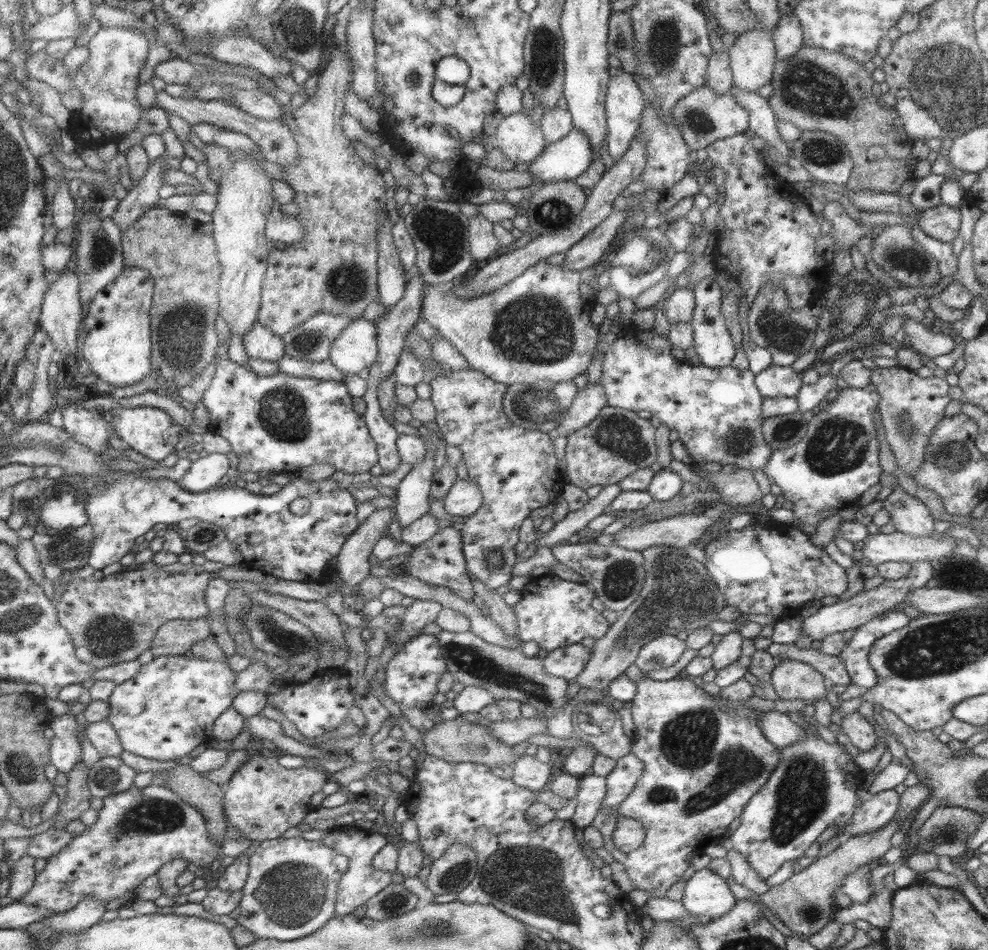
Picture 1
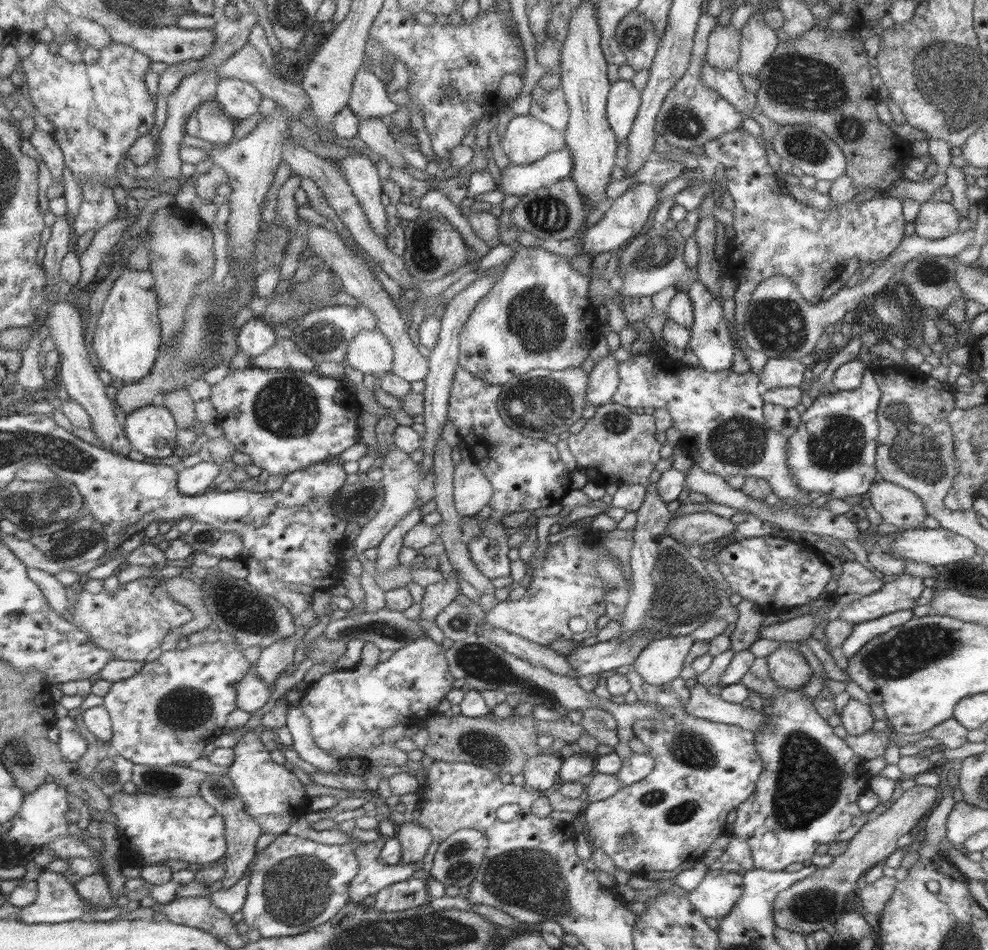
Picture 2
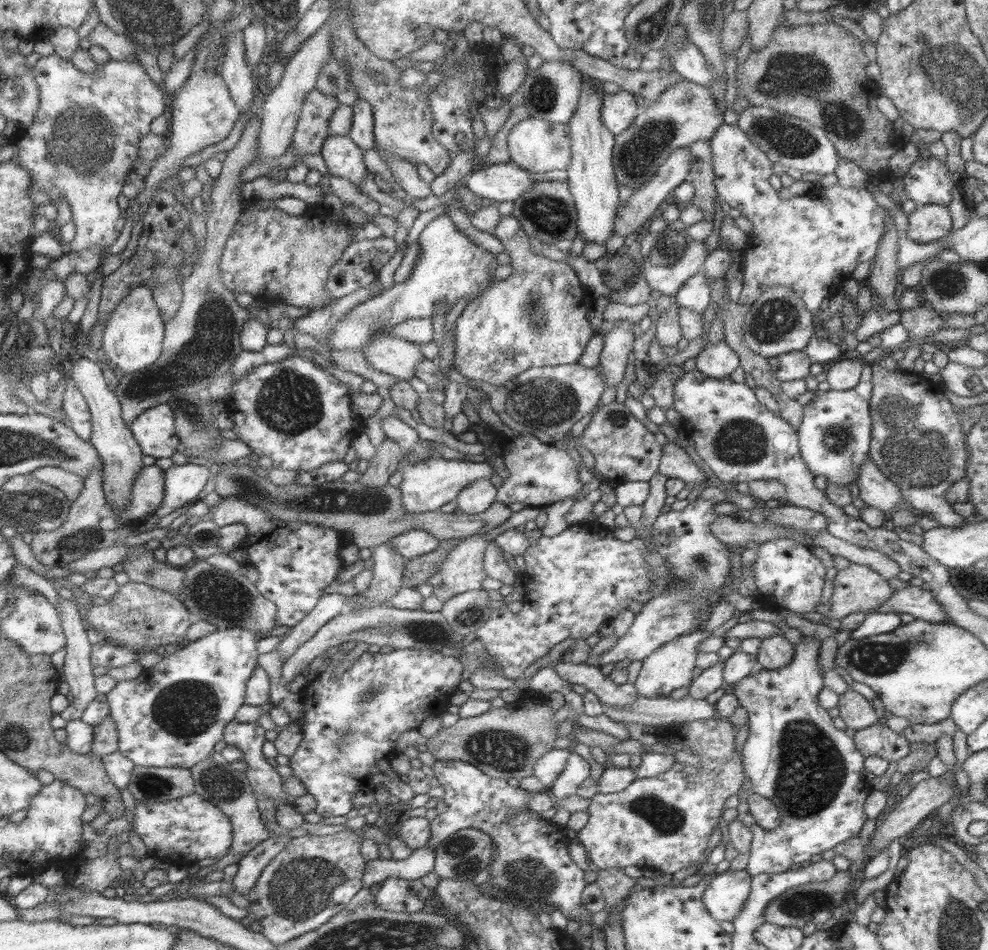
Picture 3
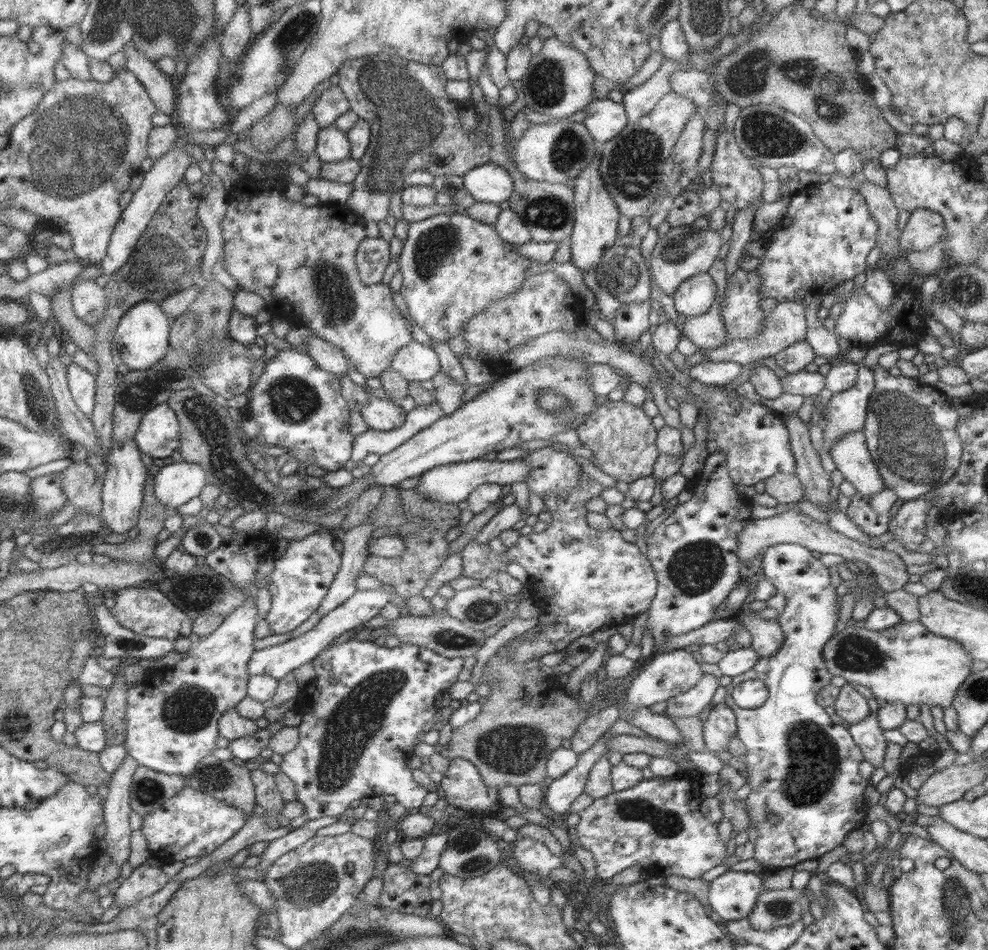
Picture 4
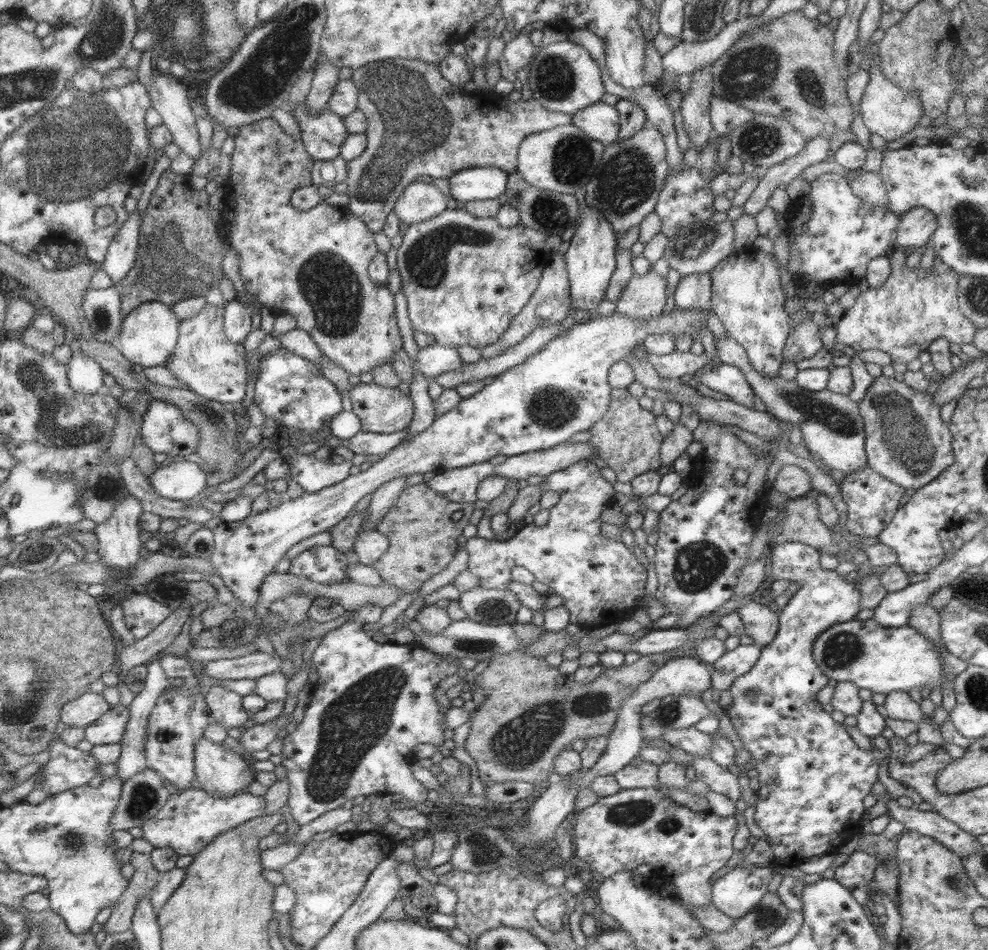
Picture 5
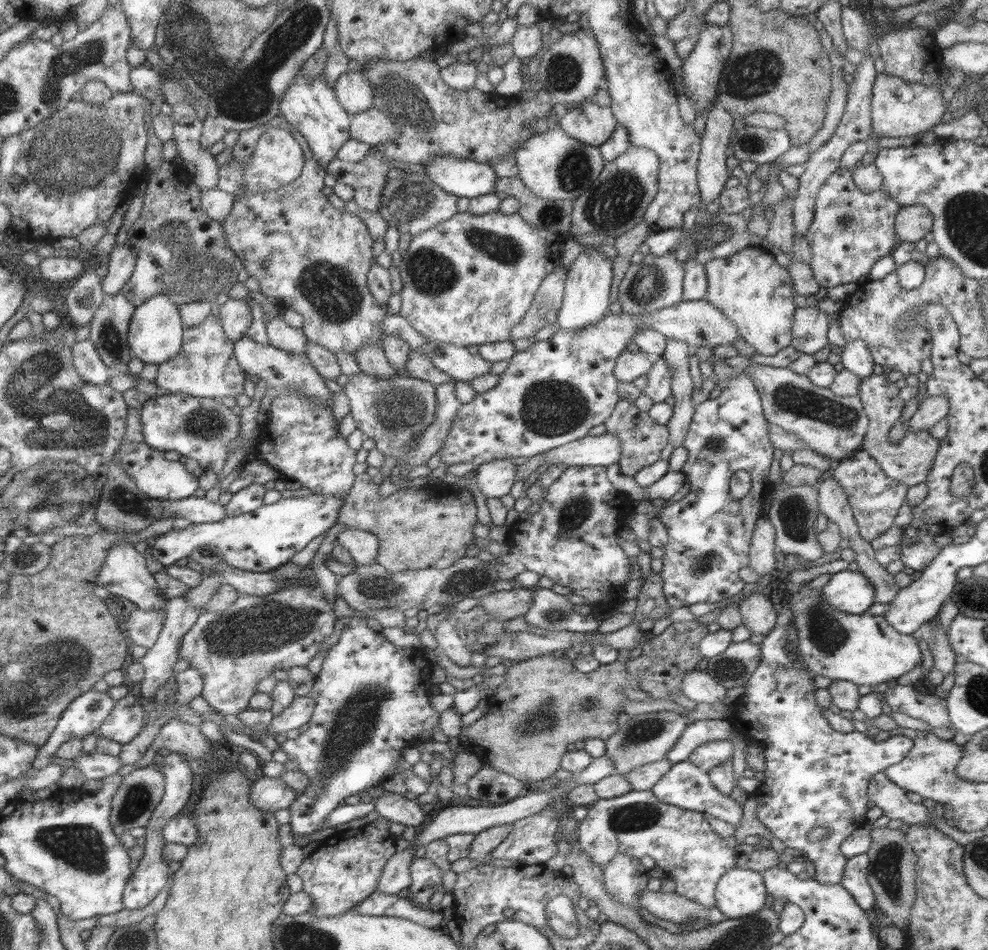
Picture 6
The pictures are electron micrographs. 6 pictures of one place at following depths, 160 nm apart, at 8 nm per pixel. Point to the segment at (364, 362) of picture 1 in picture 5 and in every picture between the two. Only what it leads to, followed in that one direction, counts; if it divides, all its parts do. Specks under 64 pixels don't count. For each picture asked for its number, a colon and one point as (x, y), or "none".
2: (369, 352)
3: (394, 356)
4: (414, 362)
5: (435, 359)

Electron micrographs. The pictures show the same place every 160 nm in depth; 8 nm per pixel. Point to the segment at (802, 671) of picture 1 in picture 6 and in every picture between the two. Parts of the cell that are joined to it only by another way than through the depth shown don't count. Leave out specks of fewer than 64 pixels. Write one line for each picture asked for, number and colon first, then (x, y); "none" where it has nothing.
2: (786, 666)
3: (773, 652)
4: (766, 636)
5: (760, 623)
6: (758, 614)

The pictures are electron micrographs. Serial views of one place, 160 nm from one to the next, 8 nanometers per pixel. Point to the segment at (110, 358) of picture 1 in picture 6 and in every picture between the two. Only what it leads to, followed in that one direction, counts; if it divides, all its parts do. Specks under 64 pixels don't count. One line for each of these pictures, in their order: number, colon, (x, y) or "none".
2: (126, 339)
3: (132, 339)
4: (140, 340)
5: (148, 336)
6: (154, 334)

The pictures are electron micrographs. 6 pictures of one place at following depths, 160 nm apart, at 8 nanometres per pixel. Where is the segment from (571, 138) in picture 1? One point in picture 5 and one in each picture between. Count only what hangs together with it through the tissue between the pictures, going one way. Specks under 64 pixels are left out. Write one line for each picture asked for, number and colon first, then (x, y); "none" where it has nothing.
2: (515, 179)
3: (495, 183)
4: (489, 182)
5: (476, 183)

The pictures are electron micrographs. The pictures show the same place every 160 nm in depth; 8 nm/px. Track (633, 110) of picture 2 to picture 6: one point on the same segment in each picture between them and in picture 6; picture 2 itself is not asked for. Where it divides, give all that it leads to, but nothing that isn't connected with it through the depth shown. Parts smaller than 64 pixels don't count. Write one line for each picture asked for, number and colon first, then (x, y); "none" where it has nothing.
3: (617, 111)
4: (604, 119)
5: (600, 122)
6: (587, 122)

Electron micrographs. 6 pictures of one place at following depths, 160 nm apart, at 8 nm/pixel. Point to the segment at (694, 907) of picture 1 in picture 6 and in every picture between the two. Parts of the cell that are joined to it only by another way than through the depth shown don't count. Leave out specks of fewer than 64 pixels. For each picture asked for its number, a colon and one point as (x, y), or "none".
2: (714, 896)
3: (725, 894)
4: (731, 896)
5: (740, 890)
6: (740, 892)

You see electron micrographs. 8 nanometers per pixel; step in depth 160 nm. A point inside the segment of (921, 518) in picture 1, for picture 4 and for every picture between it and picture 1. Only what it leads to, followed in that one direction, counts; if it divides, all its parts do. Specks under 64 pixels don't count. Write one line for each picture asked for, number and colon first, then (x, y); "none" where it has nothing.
2: (899, 508)
3: (875, 490)
4: (849, 453)

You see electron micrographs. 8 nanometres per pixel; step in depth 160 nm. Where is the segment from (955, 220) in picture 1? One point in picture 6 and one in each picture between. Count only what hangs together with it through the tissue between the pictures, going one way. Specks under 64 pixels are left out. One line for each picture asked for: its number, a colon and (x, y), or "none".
2: (935, 219)
3: (927, 223)
4: (924, 228)
5: (914, 227)
6: (912, 222)

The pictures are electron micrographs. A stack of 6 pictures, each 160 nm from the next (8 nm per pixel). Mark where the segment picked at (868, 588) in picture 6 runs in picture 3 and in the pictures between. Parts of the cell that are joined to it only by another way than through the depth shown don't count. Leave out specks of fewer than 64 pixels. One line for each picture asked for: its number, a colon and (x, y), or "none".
3: (794, 756)
4: (801, 767)
5: (812, 777)

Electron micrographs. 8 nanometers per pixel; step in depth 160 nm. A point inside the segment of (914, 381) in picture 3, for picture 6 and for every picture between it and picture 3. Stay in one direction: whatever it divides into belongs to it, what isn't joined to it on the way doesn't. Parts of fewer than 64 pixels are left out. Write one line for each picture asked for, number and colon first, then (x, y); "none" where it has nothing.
4: (909, 427)
5: (905, 441)
6: (908, 462)

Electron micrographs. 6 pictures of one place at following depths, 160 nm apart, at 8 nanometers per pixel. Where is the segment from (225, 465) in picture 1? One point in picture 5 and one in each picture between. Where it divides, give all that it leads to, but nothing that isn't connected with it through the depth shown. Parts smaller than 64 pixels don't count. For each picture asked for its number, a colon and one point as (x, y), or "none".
2: (194, 480)
3: (182, 483)
4: (176, 483)
5: (180, 480)

